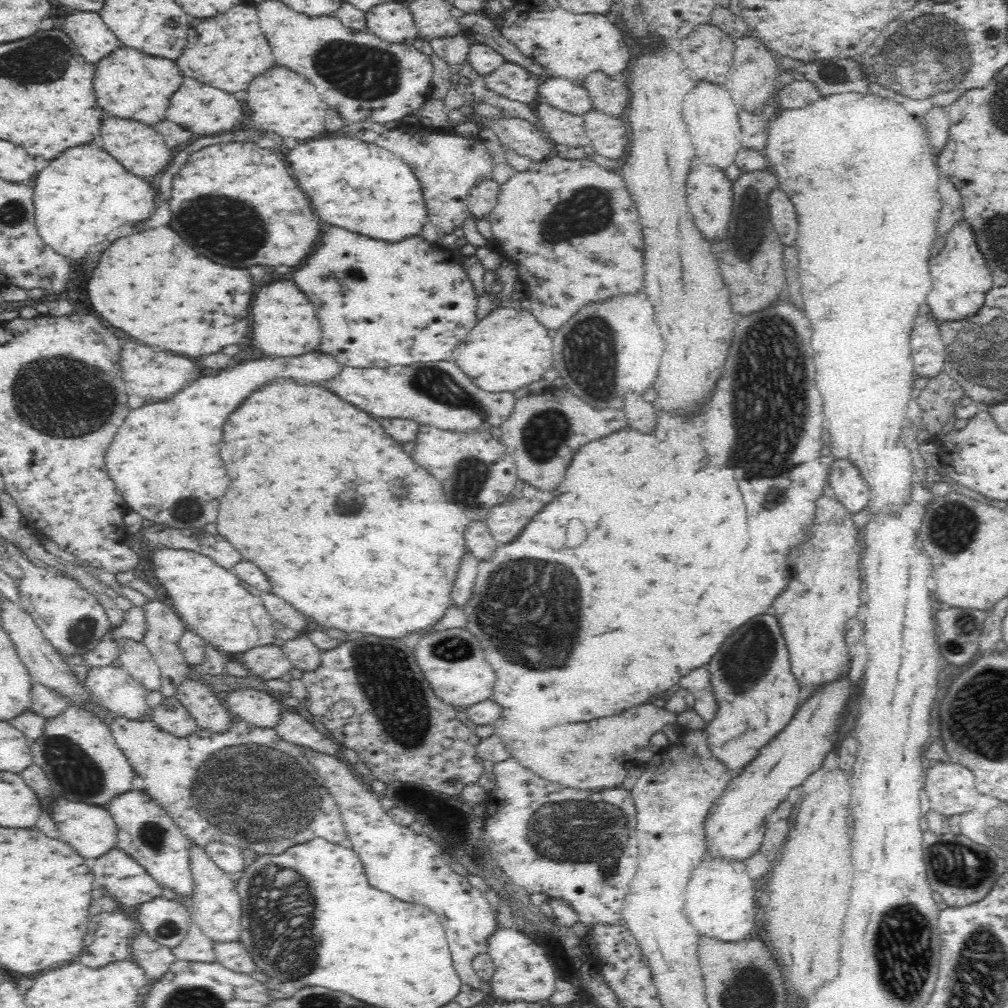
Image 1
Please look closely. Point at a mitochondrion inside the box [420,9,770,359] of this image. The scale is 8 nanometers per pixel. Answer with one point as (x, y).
(551, 232)

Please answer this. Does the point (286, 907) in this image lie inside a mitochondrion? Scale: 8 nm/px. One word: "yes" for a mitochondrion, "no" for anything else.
yes

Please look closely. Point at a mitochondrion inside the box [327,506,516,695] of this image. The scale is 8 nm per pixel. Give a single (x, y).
(452, 647)

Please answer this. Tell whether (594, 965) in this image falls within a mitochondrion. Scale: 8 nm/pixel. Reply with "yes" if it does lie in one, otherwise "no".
no

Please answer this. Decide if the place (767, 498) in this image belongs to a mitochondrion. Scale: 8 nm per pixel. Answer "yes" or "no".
yes

